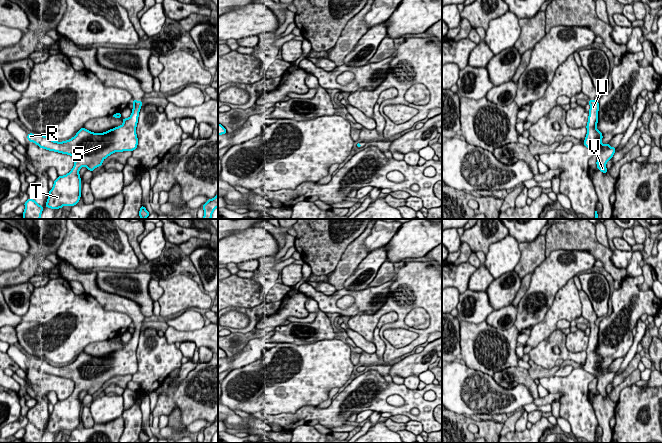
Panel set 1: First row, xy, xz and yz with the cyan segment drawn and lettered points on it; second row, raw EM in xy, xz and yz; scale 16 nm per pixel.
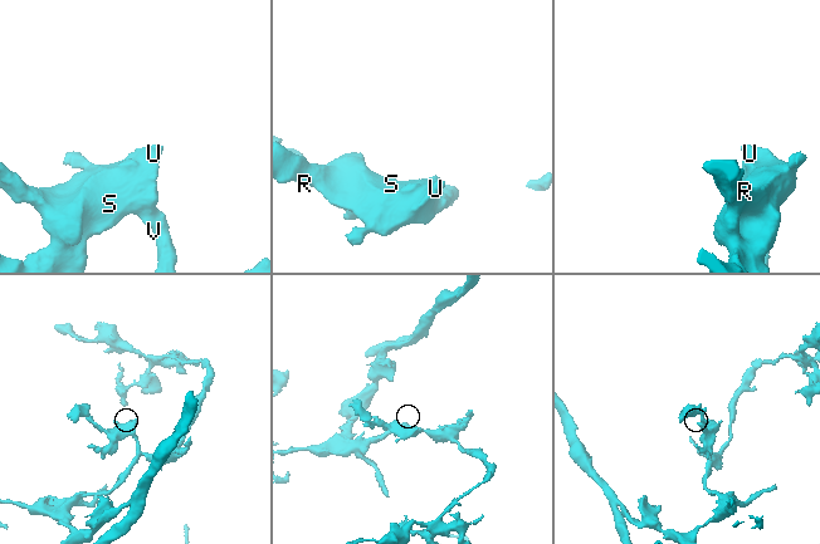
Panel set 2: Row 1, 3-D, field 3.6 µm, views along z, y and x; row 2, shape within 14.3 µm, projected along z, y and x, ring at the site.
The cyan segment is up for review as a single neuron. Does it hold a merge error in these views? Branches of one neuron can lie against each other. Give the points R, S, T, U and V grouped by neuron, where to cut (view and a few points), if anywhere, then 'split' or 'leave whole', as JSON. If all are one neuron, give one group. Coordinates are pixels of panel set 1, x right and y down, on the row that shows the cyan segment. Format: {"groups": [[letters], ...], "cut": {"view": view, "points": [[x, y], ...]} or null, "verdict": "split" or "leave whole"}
{"groups": [["R", "S", "T", "U", "V"]], "cut": null, "verdict": "leave whole"}

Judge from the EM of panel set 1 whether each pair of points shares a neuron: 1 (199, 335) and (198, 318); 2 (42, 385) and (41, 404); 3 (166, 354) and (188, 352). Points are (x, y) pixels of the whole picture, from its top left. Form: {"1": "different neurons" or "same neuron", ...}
{"1": "different neurons", "2": "different neurons", "3": "different neurons"}

